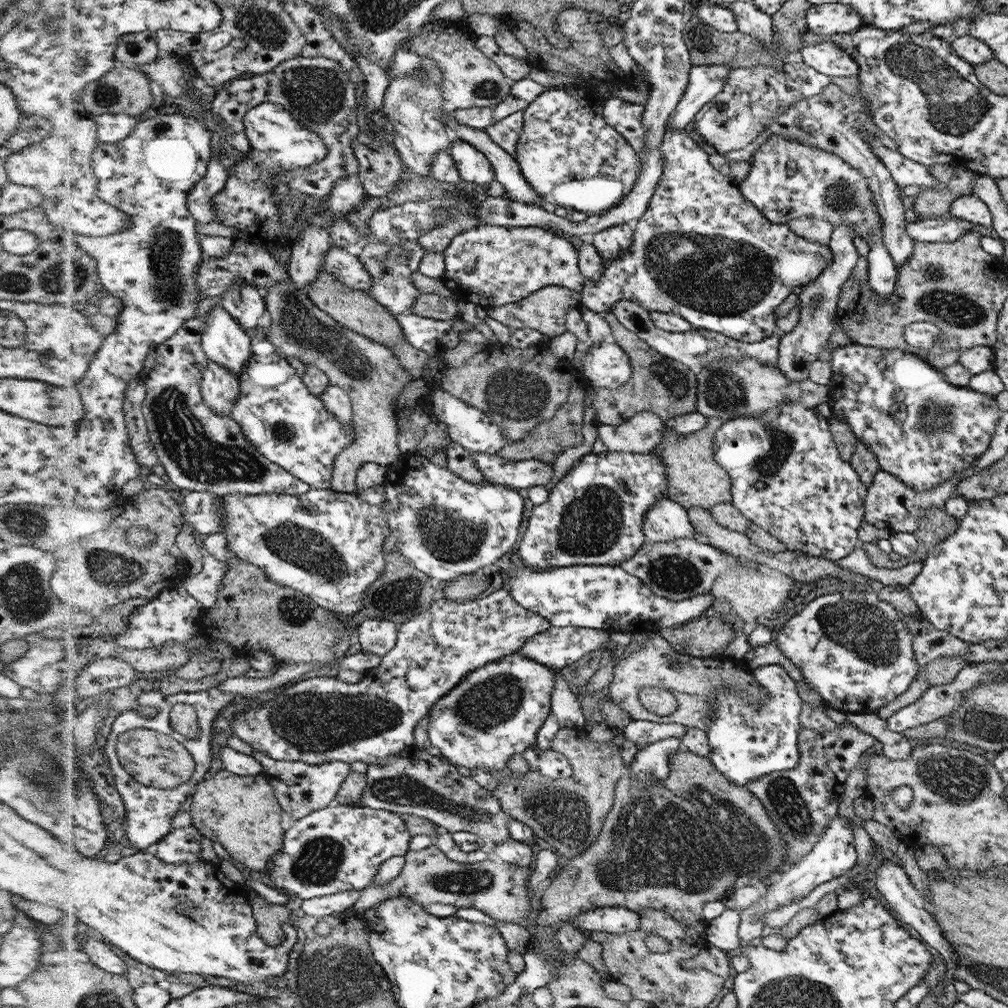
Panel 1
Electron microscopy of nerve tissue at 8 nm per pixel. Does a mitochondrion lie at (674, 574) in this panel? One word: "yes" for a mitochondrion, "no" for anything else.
yes

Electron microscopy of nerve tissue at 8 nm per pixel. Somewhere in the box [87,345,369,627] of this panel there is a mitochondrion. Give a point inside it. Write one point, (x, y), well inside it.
(199, 458)

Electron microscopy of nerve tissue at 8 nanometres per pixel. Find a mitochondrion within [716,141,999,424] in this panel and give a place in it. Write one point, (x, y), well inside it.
(940, 301)

